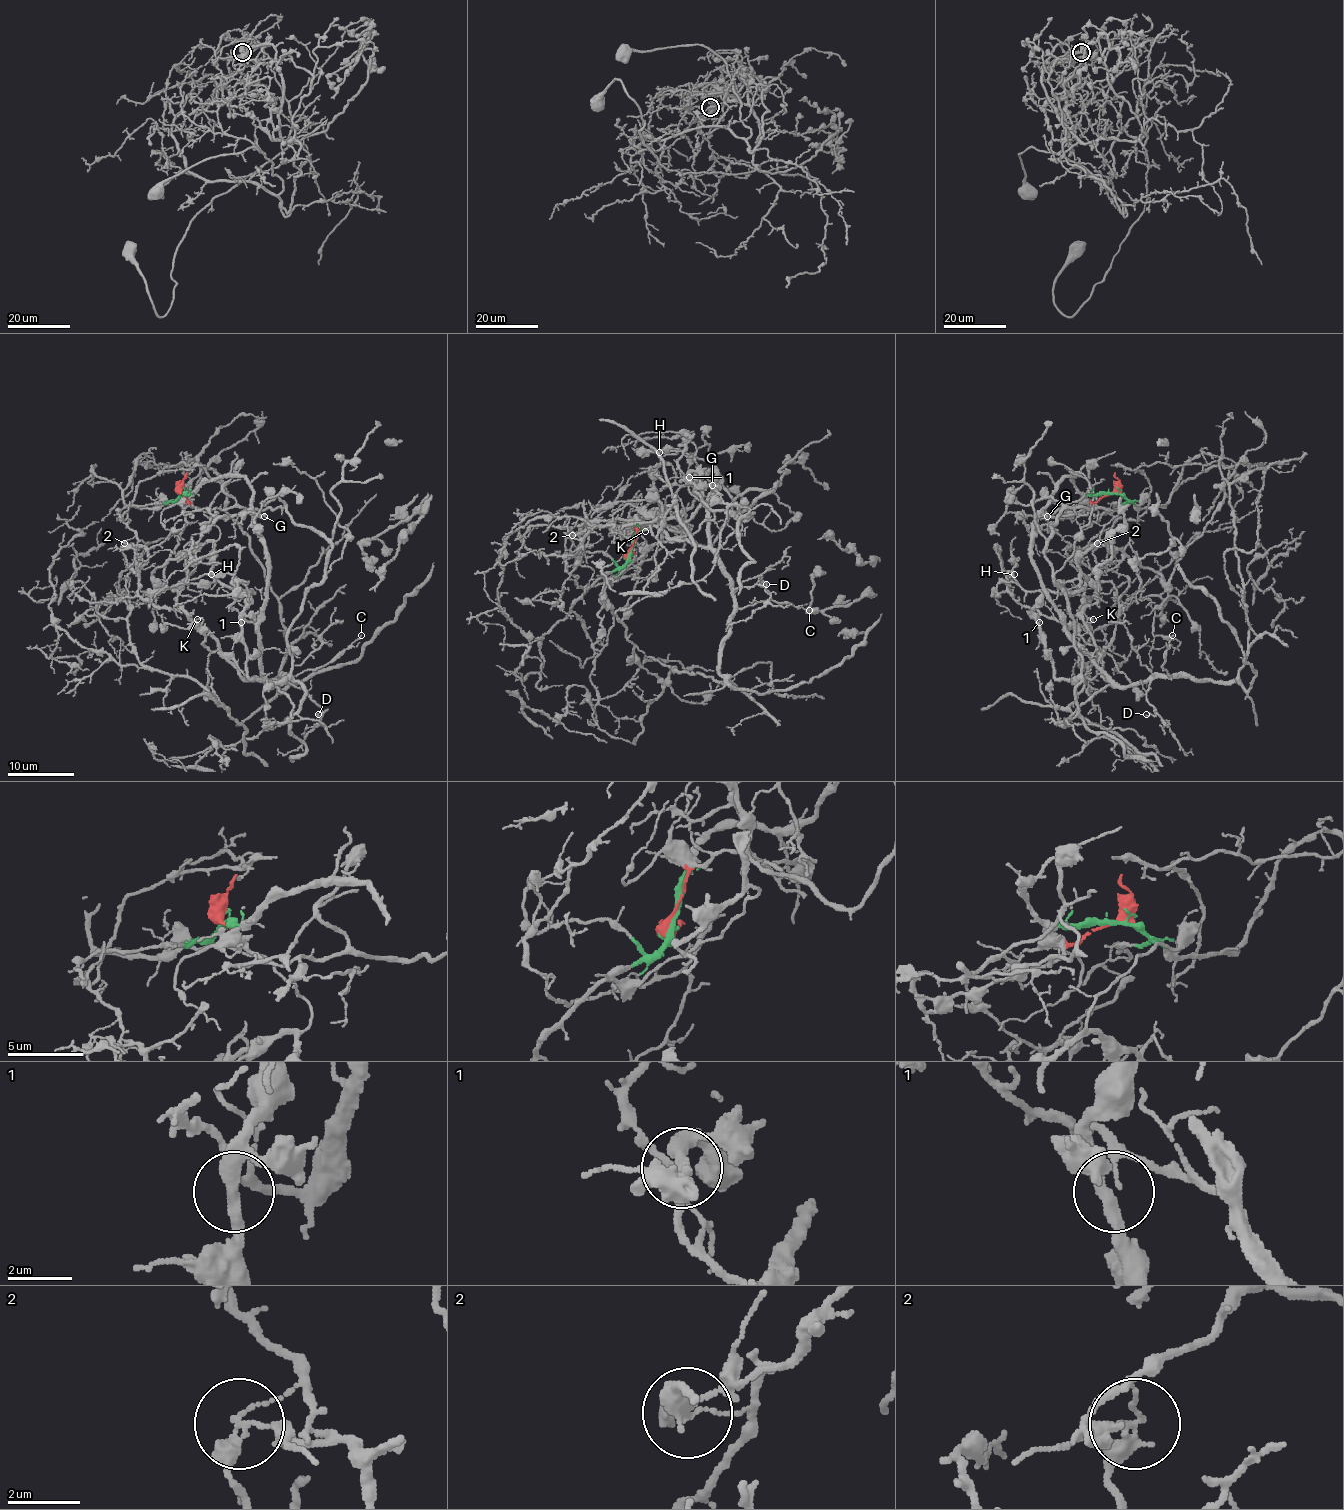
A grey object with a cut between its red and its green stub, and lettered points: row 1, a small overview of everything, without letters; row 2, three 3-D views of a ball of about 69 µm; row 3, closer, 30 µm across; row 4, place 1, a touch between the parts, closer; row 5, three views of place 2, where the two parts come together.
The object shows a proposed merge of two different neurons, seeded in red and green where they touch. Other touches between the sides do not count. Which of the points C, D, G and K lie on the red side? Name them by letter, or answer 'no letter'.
no letter

